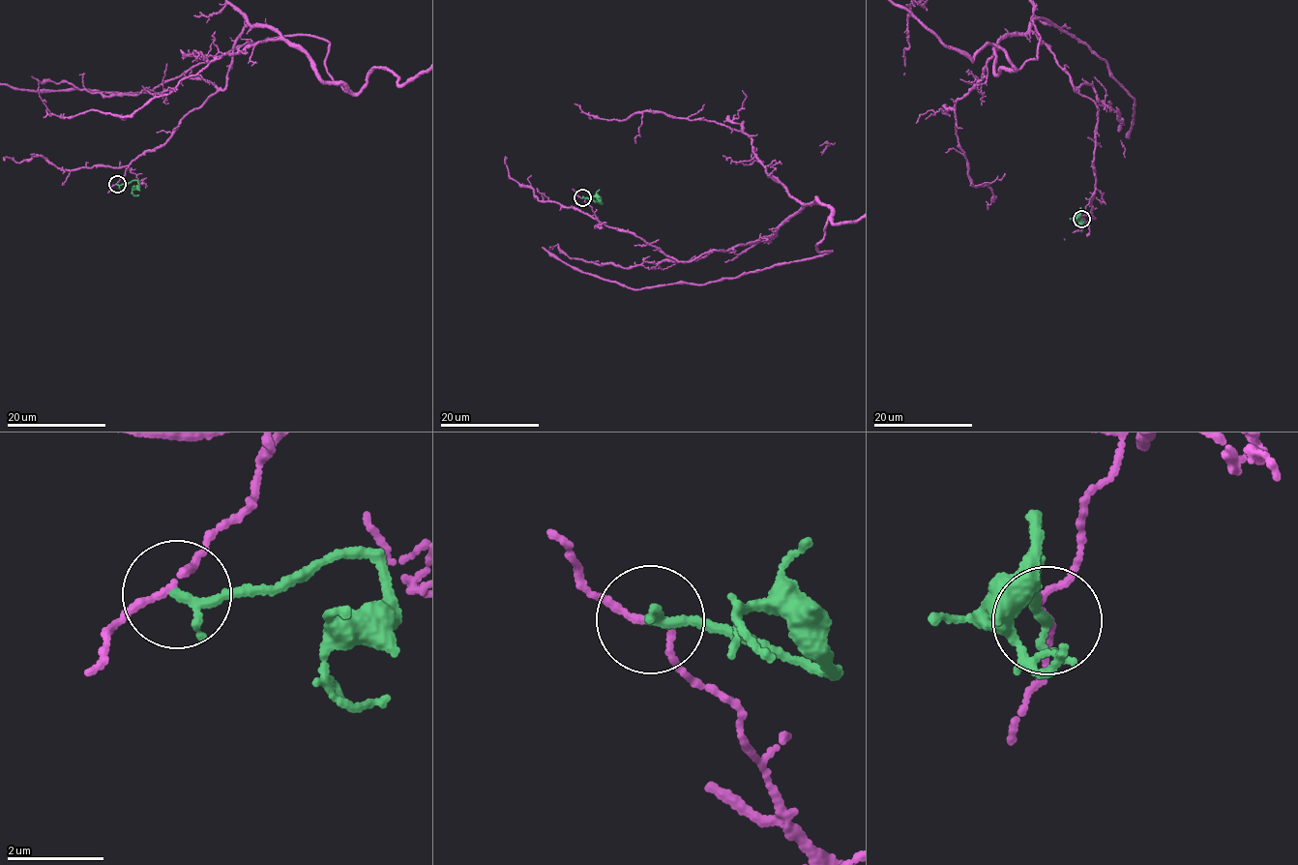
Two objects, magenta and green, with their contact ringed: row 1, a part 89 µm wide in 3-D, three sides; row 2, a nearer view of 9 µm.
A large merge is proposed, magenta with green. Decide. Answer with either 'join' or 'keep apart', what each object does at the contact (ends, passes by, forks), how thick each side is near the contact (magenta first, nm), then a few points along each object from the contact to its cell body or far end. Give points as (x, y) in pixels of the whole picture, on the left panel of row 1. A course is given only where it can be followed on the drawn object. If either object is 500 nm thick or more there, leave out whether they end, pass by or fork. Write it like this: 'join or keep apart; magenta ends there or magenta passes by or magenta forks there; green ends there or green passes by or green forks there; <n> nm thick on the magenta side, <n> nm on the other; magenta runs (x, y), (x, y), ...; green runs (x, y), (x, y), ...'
keep apart; magenta passes by; green ends there; 110 nm thick on the magenta side, 200 nm on the other; magenta runs (117, 184), (224, 88), (247, 24), (272, 26), (346, 91), (329, 43), (242, 44), (142, 92); green runs (117, 184), (135, 180), (138, 187), (132, 193), (138, 195)

